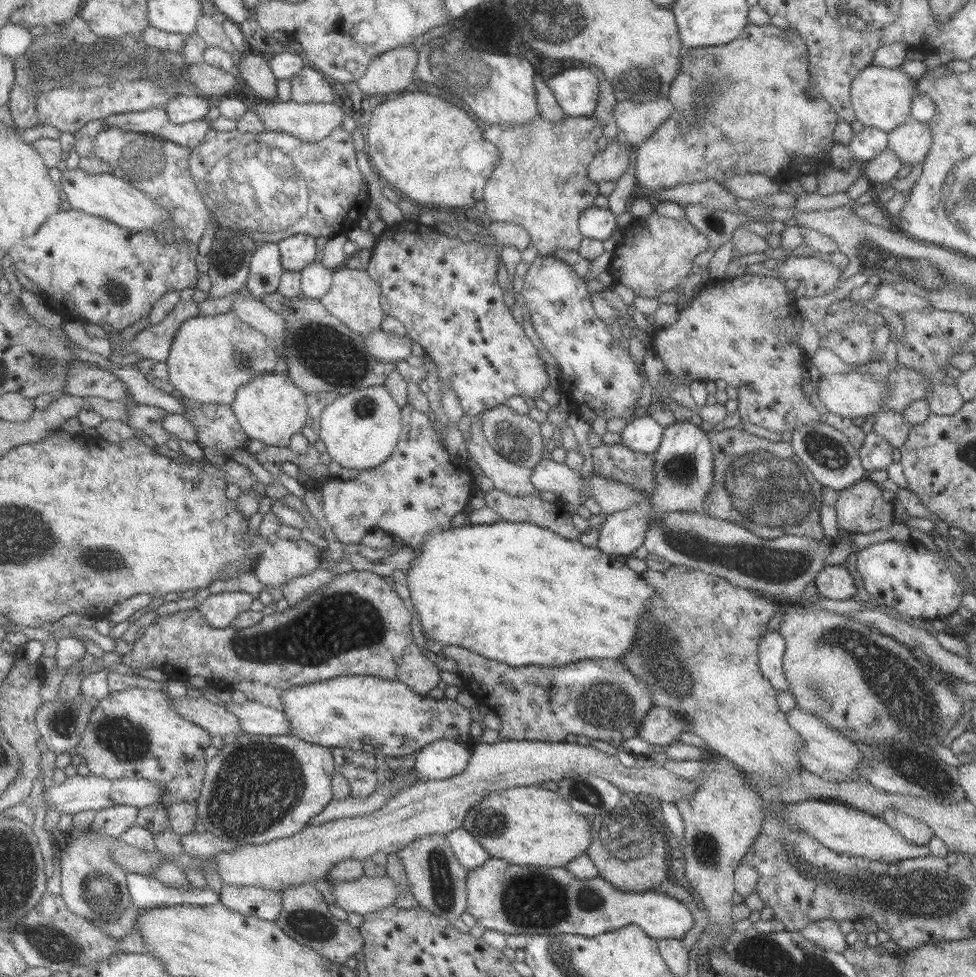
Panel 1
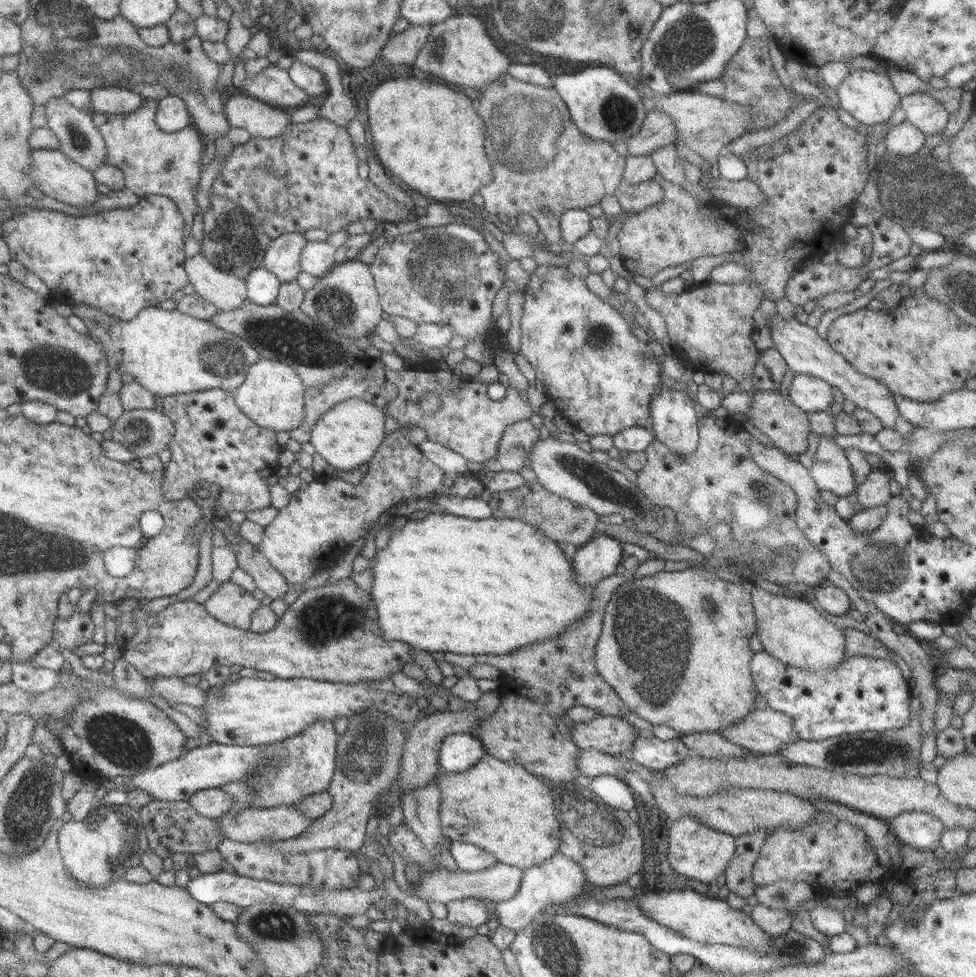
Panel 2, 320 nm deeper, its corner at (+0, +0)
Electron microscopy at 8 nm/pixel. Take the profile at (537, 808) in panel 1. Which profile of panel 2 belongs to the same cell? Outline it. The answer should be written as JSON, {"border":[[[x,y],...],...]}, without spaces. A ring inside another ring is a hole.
{"border":[[[485,754],[470,769],[461,772],[440,772],[434,782],[440,790],[439,820],[441,834],[455,842],[474,844],[493,854],[496,862],[524,871],[554,855],[560,841],[559,827],[553,812],[549,785],[543,785],[517,762],[503,762]]]}

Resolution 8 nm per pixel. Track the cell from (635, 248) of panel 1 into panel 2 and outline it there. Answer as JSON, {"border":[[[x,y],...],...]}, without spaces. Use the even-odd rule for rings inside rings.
{"border":[[[820,106],[791,133],[741,155],[747,169],[745,179],[755,183],[765,197],[761,206],[744,210],[725,206],[721,202],[717,204],[713,200],[697,202],[681,187],[663,179],[659,182],[663,191],[661,202],[651,204],[641,212],[628,214],[628,218],[623,220],[616,234],[618,256],[629,273],[653,277],[663,268],[675,267],[694,258],[734,254],[739,264],[749,271],[751,281],[759,285],[764,298],[776,302],[784,296],[785,284],[793,272],[800,270],[801,265],[809,258],[818,261],[821,254],[831,248],[834,241],[839,240],[843,226],[848,226],[851,206],[863,192],[870,173],[866,150],[864,137],[857,130],[841,123],[833,109]],[[773,144],[775,158],[765,158],[765,151],[773,149]]]}

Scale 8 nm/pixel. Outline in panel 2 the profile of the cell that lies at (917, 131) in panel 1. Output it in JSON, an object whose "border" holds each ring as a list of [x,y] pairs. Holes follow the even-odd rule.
{"border":[[[914,92],[900,98],[899,106],[904,110],[905,121],[935,141],[947,126],[948,113],[937,99],[923,92]]]}

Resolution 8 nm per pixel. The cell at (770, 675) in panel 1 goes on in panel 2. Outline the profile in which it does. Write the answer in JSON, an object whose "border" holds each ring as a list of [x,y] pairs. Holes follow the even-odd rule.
{"border":[[[764,651],[754,652],[750,662],[751,679],[767,701],[767,707],[790,717],[796,738],[820,741],[857,732],[876,733],[897,730],[909,721],[910,688],[892,659],[853,656],[835,670],[807,672],[775,660]]]}

